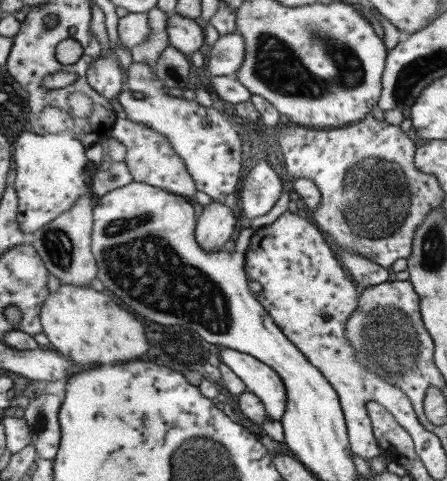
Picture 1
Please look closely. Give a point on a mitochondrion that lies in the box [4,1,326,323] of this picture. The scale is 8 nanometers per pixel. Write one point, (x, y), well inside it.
(57, 244)

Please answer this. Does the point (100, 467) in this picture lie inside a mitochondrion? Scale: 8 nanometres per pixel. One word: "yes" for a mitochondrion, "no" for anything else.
no

